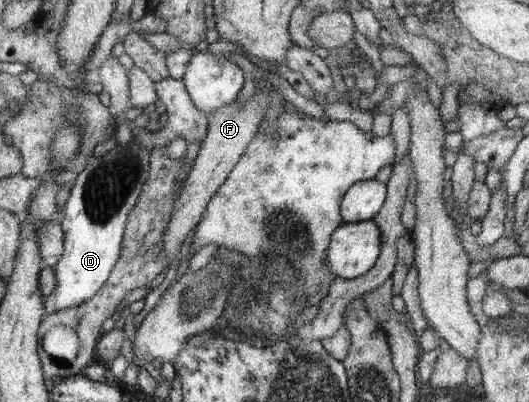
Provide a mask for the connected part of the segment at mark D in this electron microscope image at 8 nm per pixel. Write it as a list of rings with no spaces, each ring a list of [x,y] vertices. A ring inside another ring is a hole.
[[[134,139],[127,144],[117,143],[117,146],[105,155],[92,157],[85,169],[78,174],[72,186],[71,195],[65,203],[66,210],[63,211],[63,219],[59,220],[64,233],[65,250],[63,250],[63,258],[53,267],[57,286],[44,302],[44,306],[51,308],[51,312],[87,302],[109,280],[111,270],[113,270],[115,262],[119,260],[119,252],[123,246],[127,216],[129,216],[131,208],[137,204],[143,183],[149,176],[150,154],[151,150],[147,150]]]

